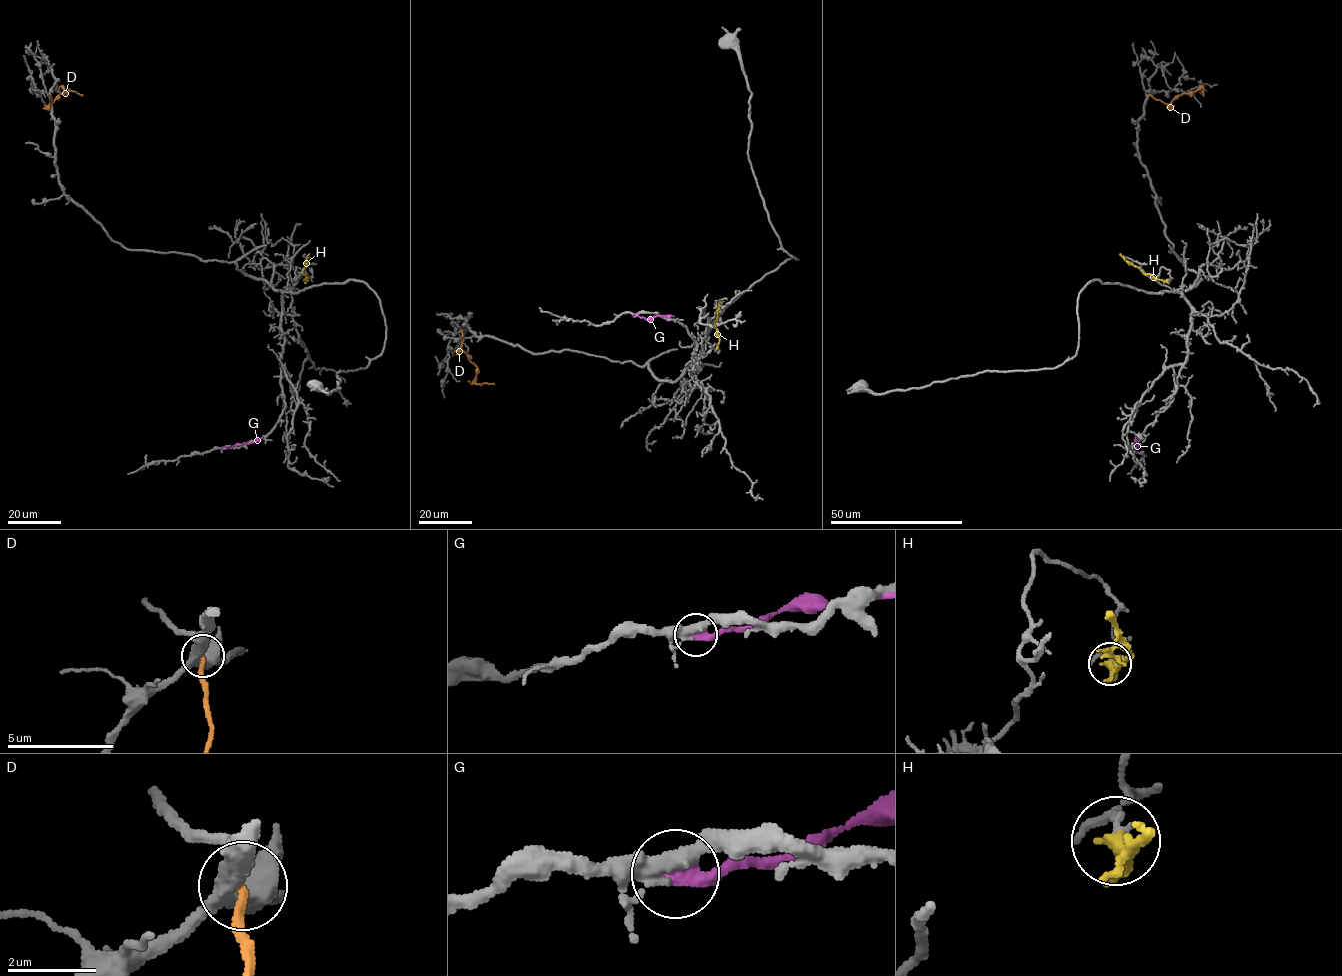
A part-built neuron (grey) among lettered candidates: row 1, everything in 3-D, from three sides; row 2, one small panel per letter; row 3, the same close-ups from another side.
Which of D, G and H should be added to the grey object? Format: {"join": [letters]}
{"join": []}

